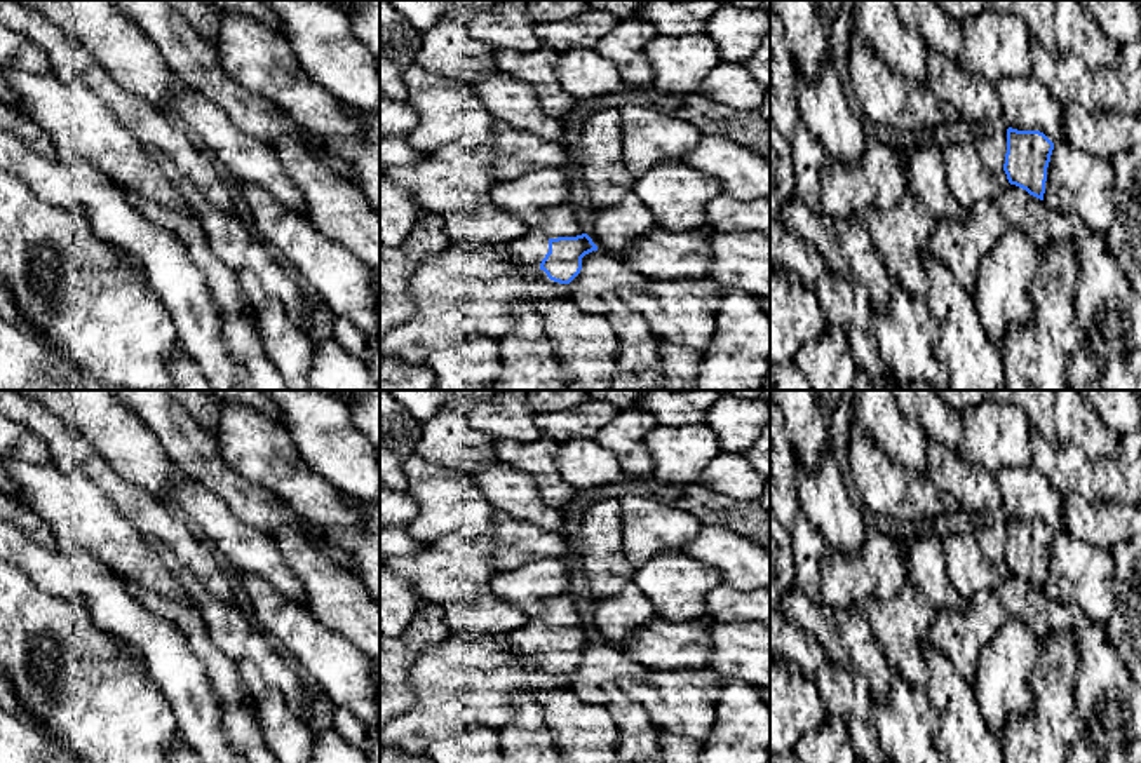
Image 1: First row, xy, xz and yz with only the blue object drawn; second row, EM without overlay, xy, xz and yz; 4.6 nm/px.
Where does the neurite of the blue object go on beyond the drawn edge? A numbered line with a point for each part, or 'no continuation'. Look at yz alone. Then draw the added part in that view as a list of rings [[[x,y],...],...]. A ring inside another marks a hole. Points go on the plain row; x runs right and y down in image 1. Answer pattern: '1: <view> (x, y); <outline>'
1: yz (992, 530); [[[1003,514],[984,516],[974,521],[972,526],[982,554],[991,563],[1000,561],[1005,554],[1007,544],[1007,517]]]

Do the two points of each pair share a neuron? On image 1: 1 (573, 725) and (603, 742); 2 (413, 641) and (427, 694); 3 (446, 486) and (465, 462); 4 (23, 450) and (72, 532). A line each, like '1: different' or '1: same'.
1: same
2: different
3: different
4: different

